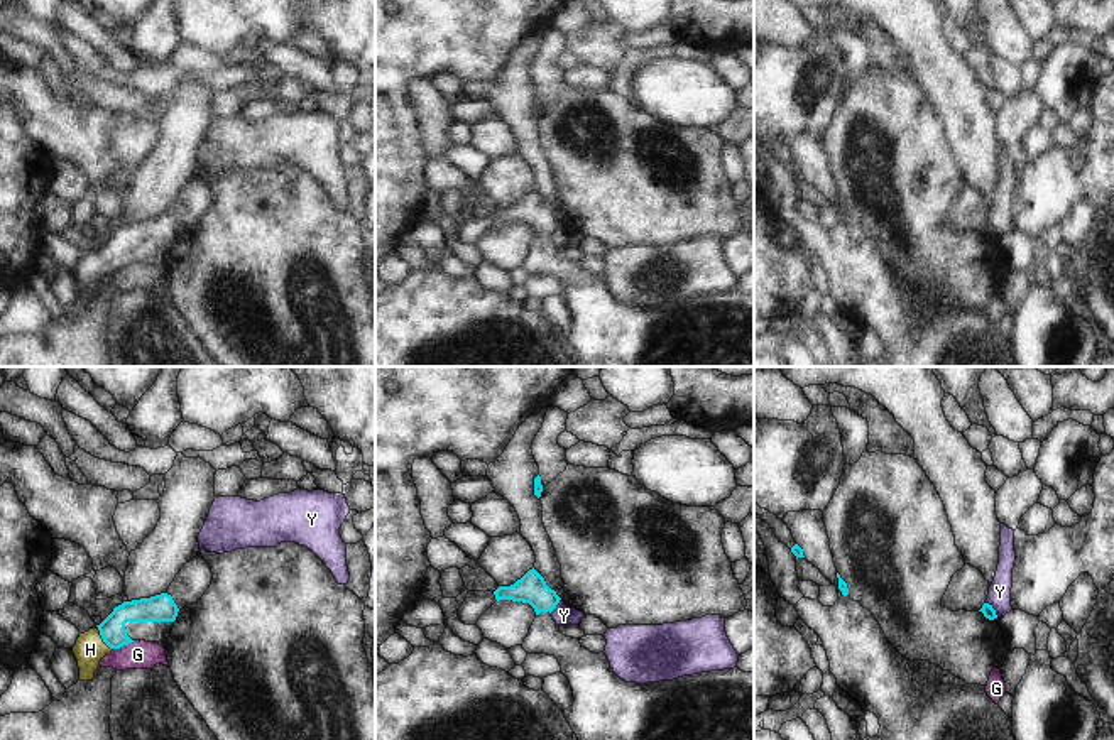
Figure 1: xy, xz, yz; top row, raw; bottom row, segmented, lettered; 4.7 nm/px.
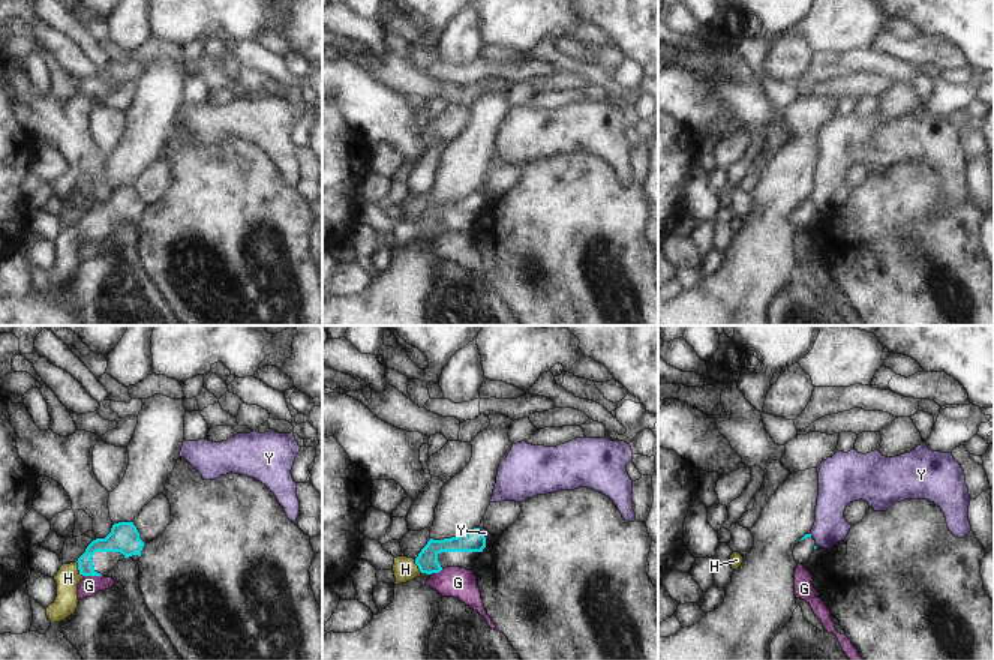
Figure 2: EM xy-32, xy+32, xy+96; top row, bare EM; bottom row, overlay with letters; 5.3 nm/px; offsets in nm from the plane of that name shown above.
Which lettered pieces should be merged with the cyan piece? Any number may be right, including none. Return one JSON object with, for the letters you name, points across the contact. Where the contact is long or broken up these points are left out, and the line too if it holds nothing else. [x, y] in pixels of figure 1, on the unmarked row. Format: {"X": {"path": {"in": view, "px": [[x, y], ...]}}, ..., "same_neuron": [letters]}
{"H": {"path": {"in": "xy", "px": [[112, 250], [102, 259], [90, 271]]}}, "same_neuron": ["H"]}

